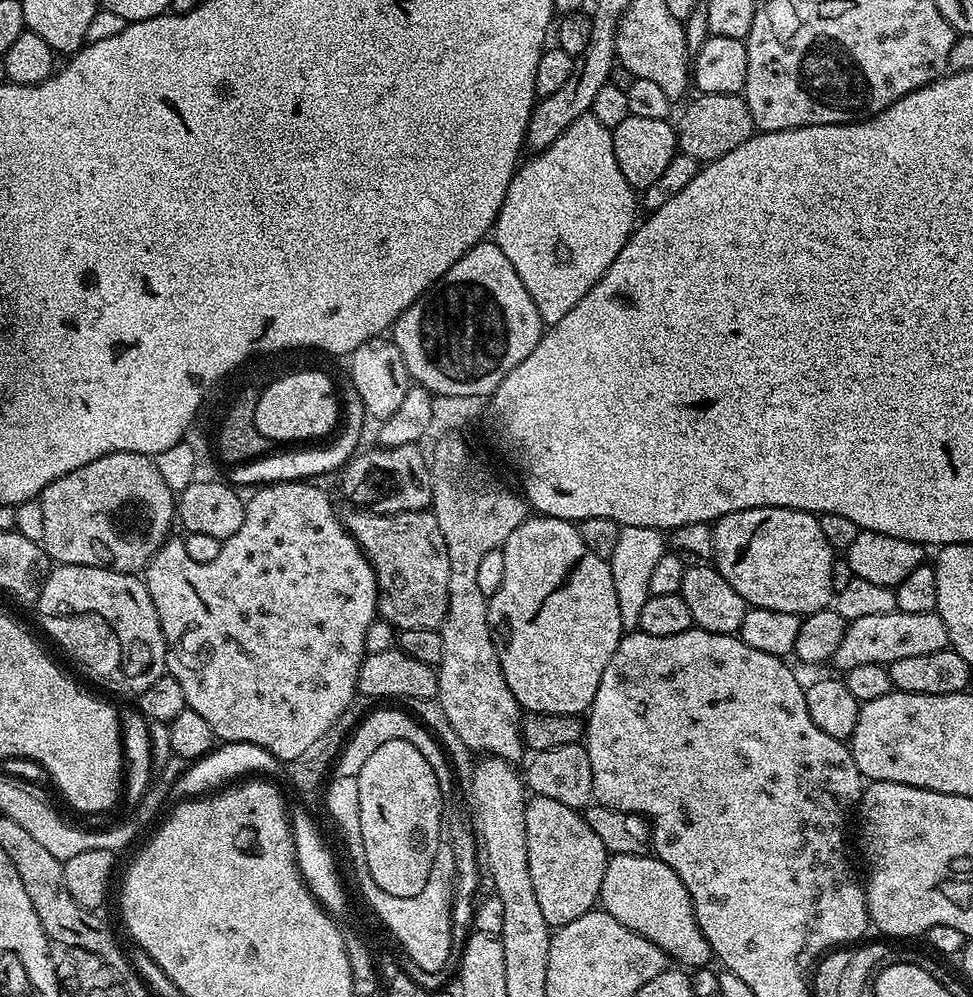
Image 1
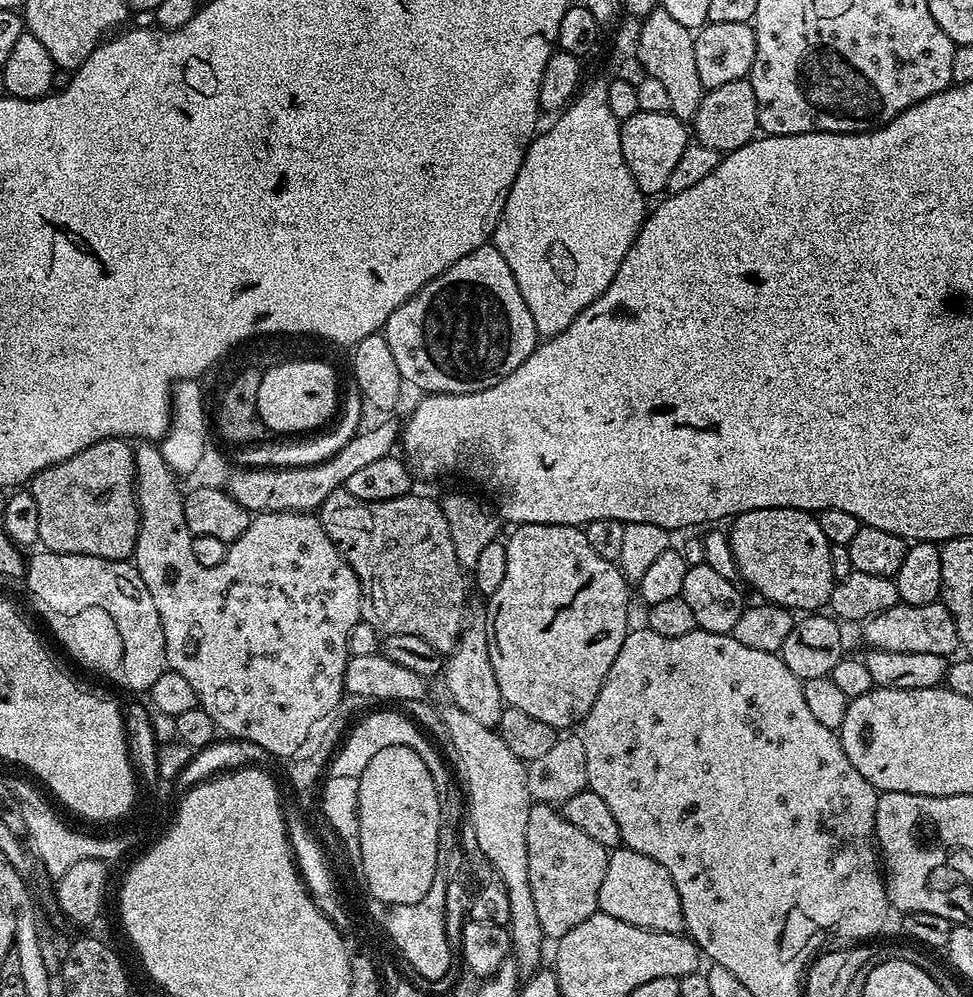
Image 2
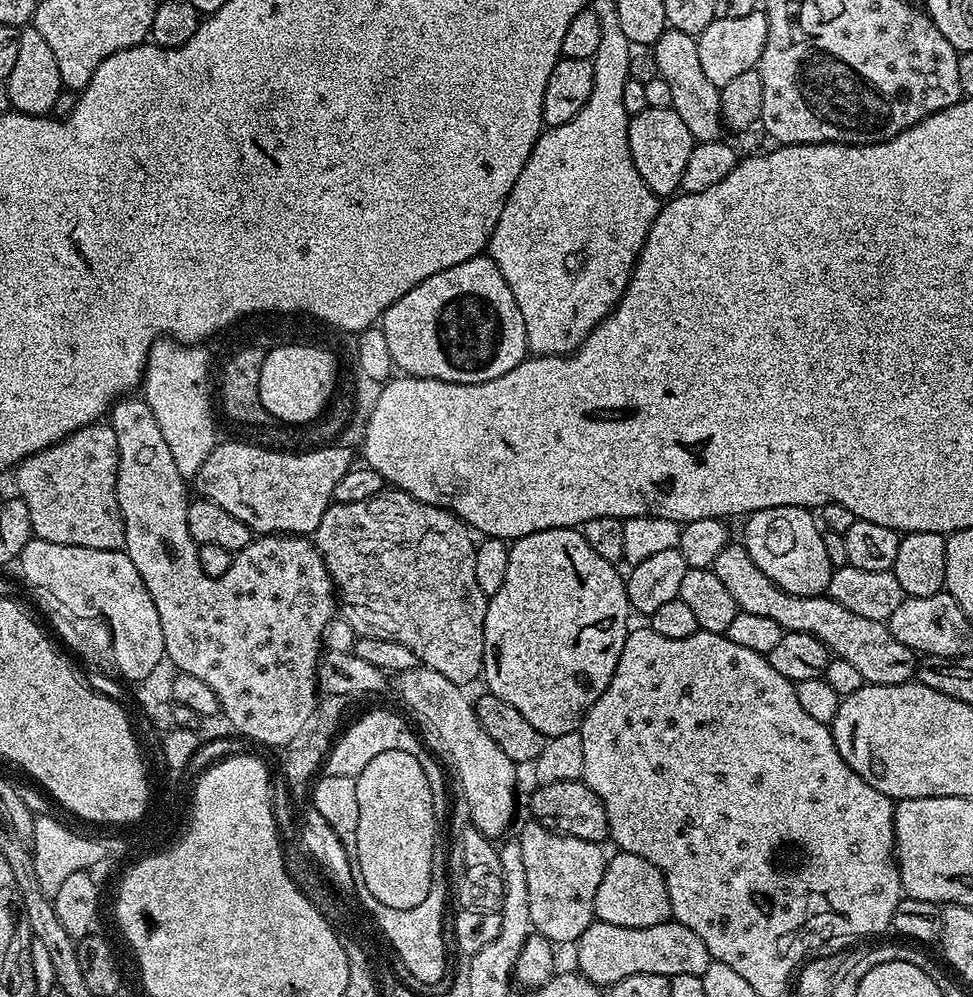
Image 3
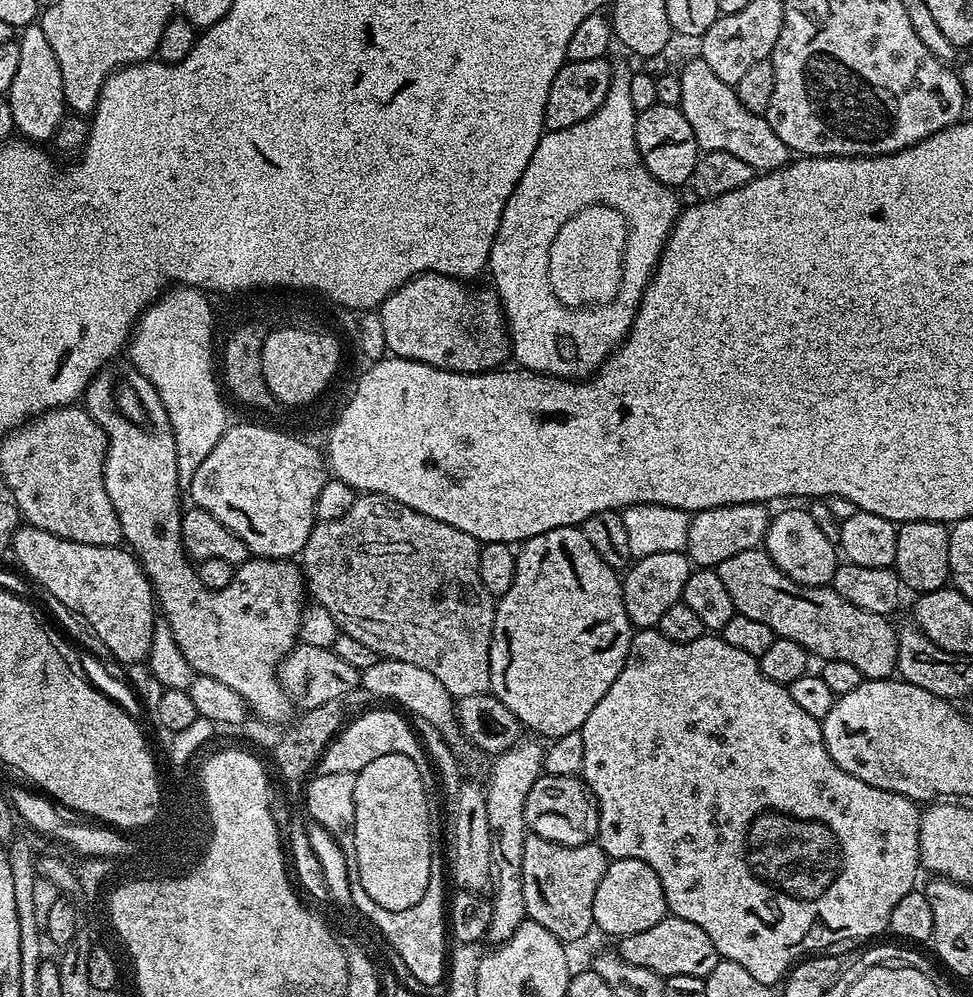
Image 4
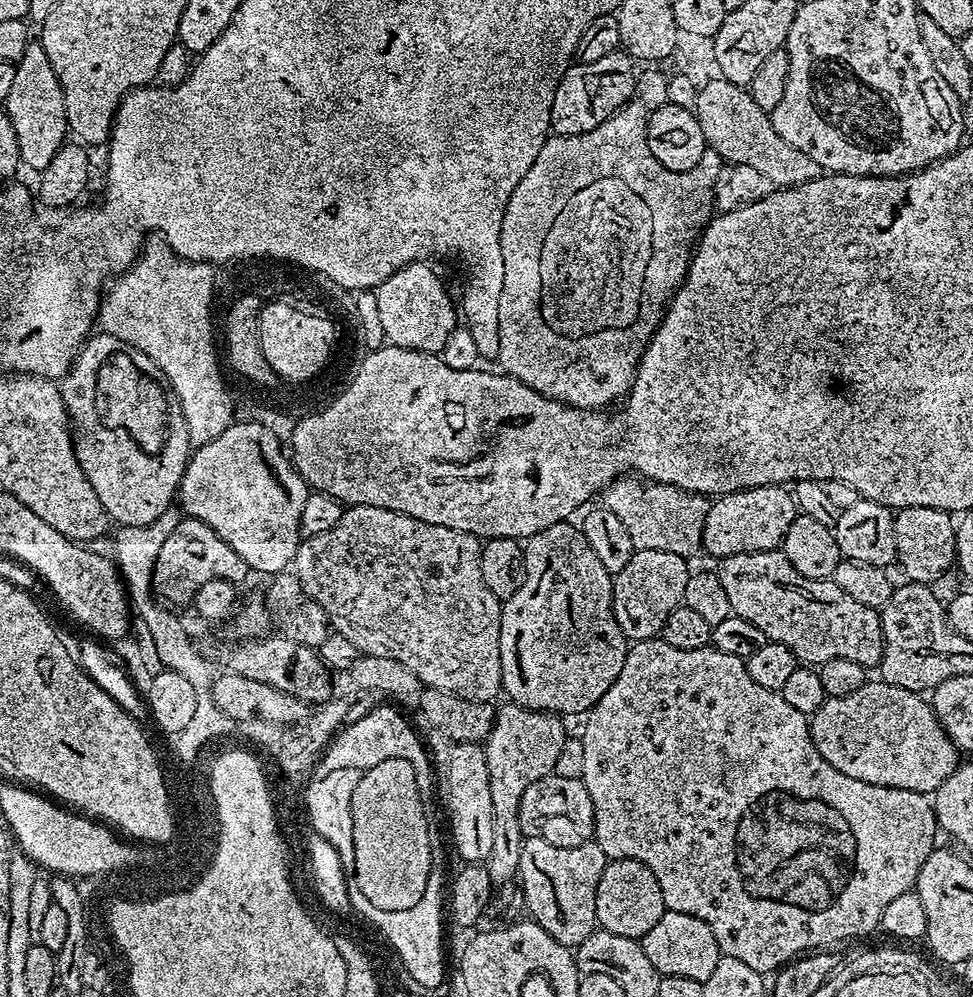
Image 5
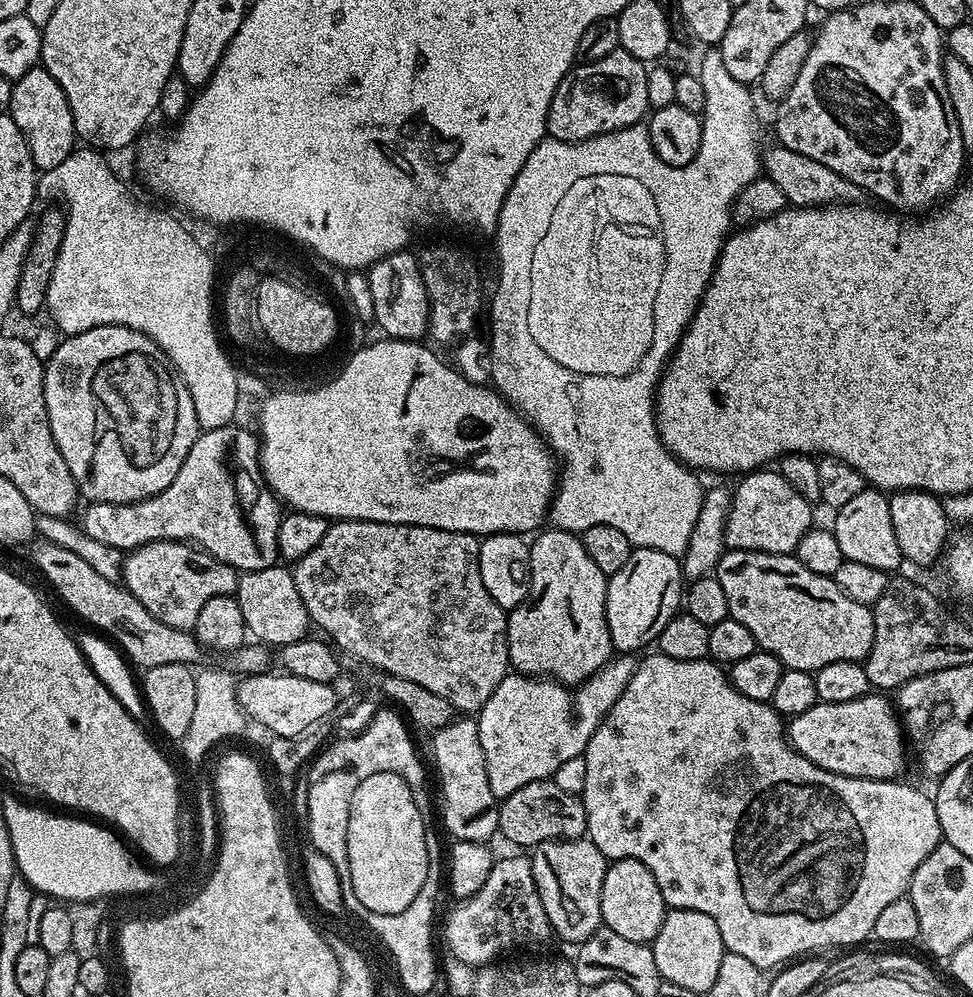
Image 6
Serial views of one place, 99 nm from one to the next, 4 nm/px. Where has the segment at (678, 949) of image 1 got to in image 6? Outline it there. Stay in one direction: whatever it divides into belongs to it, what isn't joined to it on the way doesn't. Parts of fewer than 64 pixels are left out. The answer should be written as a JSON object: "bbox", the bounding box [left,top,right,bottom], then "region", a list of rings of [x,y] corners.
{"bbox":[600,860,666,945],"region":[[[614,860],[602,878],[602,898],[600,899],[600,919],[603,927],[614,930],[629,942],[651,945],[653,938],[662,930],[666,905],[654,874],[637,860]]]}

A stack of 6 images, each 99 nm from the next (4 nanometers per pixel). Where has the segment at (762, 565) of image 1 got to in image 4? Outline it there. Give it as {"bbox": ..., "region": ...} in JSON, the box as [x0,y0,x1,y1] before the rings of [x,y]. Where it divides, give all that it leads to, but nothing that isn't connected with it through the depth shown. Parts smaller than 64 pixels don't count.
{"bbox":[762,507,838,588],"region":[[[807,507],[788,508],[777,516],[775,513],[768,521],[762,547],[774,566],[778,566],[778,570],[782,570],[782,574],[786,574],[794,582],[805,584],[807,588],[831,585],[838,563],[838,548],[831,545],[829,539],[818,530]]]}

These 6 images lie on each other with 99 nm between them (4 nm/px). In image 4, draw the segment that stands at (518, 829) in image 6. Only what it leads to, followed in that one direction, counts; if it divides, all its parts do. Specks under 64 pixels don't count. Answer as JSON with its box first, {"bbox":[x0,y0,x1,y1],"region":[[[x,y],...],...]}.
{"bbox":[526,774,600,846],"region":[[[542,774],[526,794],[526,826],[531,835],[562,846],[591,844],[600,834],[600,804],[580,776]]]}

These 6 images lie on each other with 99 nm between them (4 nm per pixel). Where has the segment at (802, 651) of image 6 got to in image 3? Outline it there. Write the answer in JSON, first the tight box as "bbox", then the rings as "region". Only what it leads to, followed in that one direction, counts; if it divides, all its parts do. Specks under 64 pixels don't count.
{"bbox":[711,542,918,686],"region":[[[730,542],[725,546],[722,554],[718,554],[718,558],[714,558],[711,569],[714,574],[718,574],[718,578],[726,585],[726,590],[730,590],[739,611],[771,618],[774,622],[778,622],[778,626],[782,626],[785,632],[814,634],[826,645],[829,653],[835,659],[845,660],[855,666],[858,674],[862,674],[866,684],[898,686],[899,684],[909,683],[915,677],[918,667],[917,653],[912,652],[910,646],[902,646],[902,642],[898,642],[898,638],[894,638],[894,634],[890,634],[885,621],[861,618],[858,614],[846,610],[846,606],[838,606],[838,602],[831,600],[827,594],[822,596],[799,596],[782,590],[777,584],[770,582],[770,578],[766,578],[766,574],[762,574],[762,570],[758,570],[758,566],[754,566],[754,562],[748,551],[744,549],[743,543]]]}

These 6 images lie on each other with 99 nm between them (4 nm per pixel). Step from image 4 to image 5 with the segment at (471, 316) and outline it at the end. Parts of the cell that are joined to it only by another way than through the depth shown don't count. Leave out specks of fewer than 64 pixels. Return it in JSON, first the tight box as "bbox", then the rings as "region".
{"bbox":[375,260,458,354],"region":[[[422,260],[407,264],[375,288],[384,338],[391,347],[440,354],[447,346],[456,328],[458,308],[452,305],[439,274],[432,267]]]}

